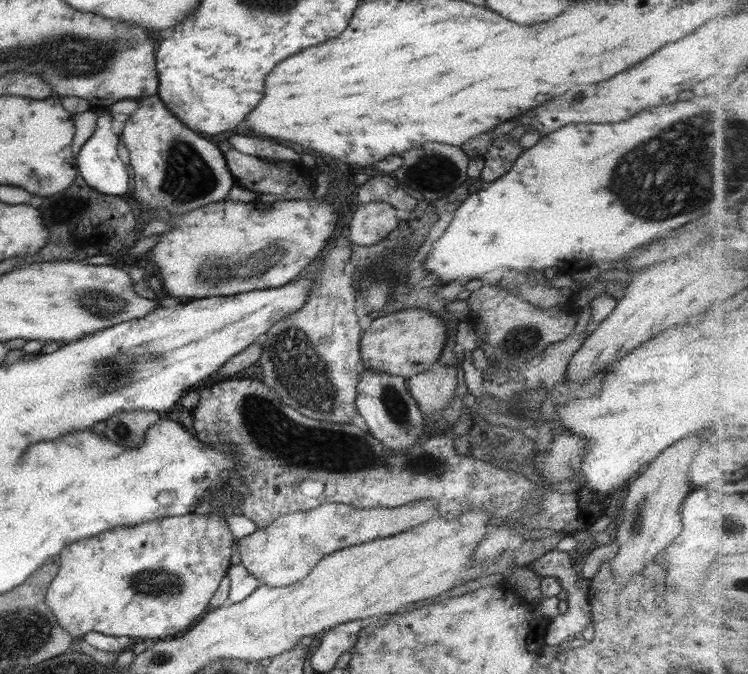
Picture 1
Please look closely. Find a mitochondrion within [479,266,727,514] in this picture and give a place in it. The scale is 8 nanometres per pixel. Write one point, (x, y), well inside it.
(521, 340)

